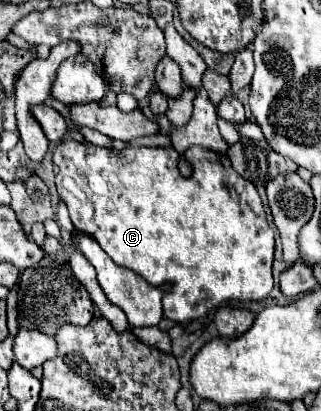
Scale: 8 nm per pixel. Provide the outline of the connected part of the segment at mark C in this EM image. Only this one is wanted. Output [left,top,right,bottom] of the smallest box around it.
[54,140,274,322]

